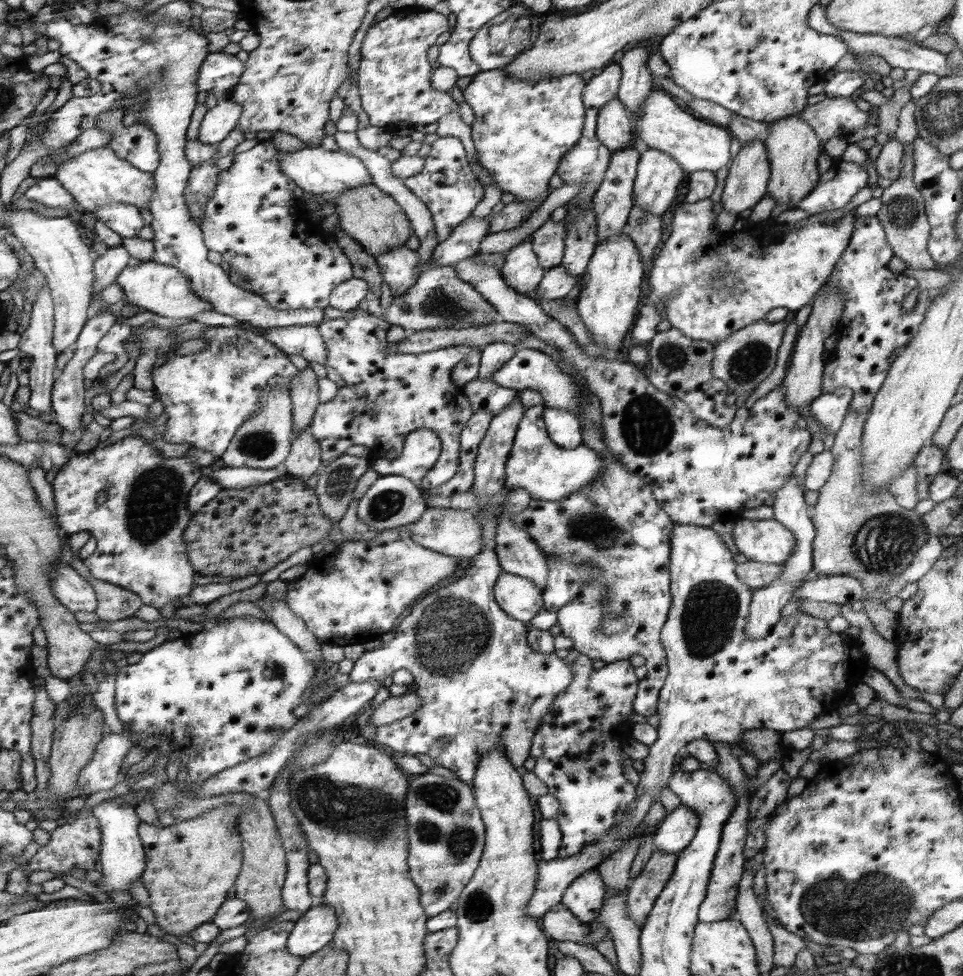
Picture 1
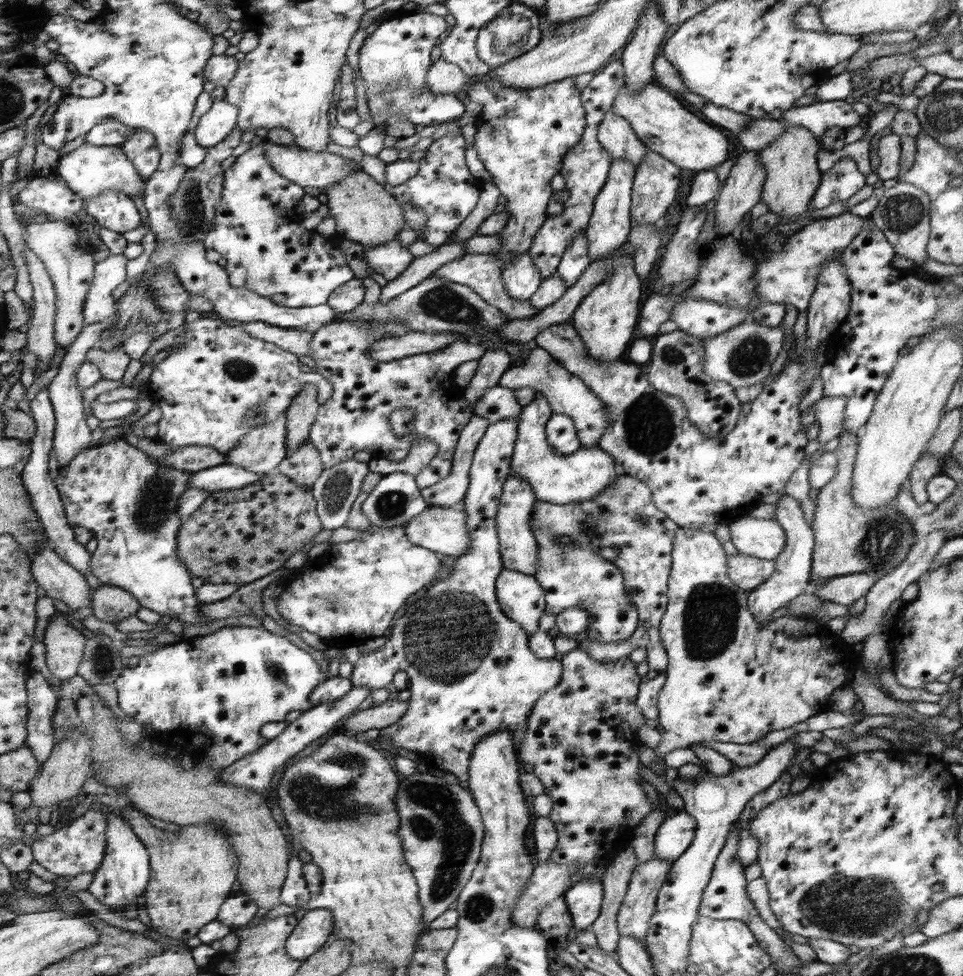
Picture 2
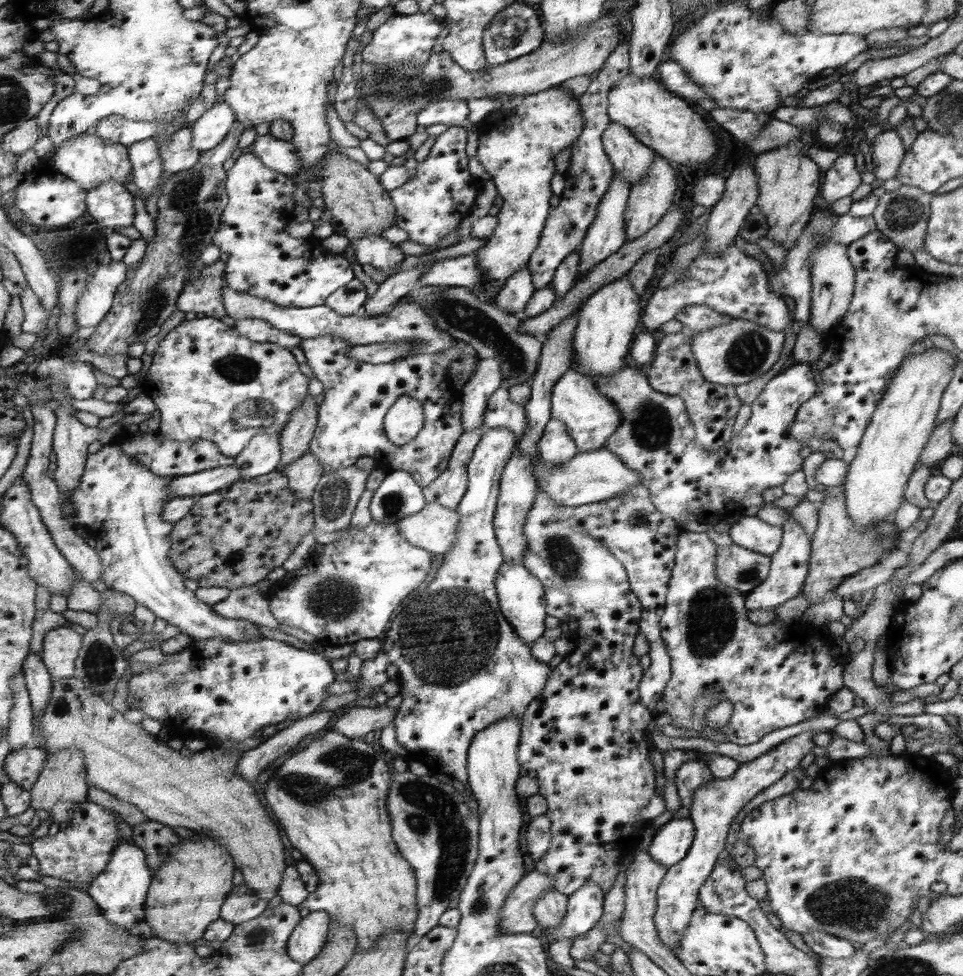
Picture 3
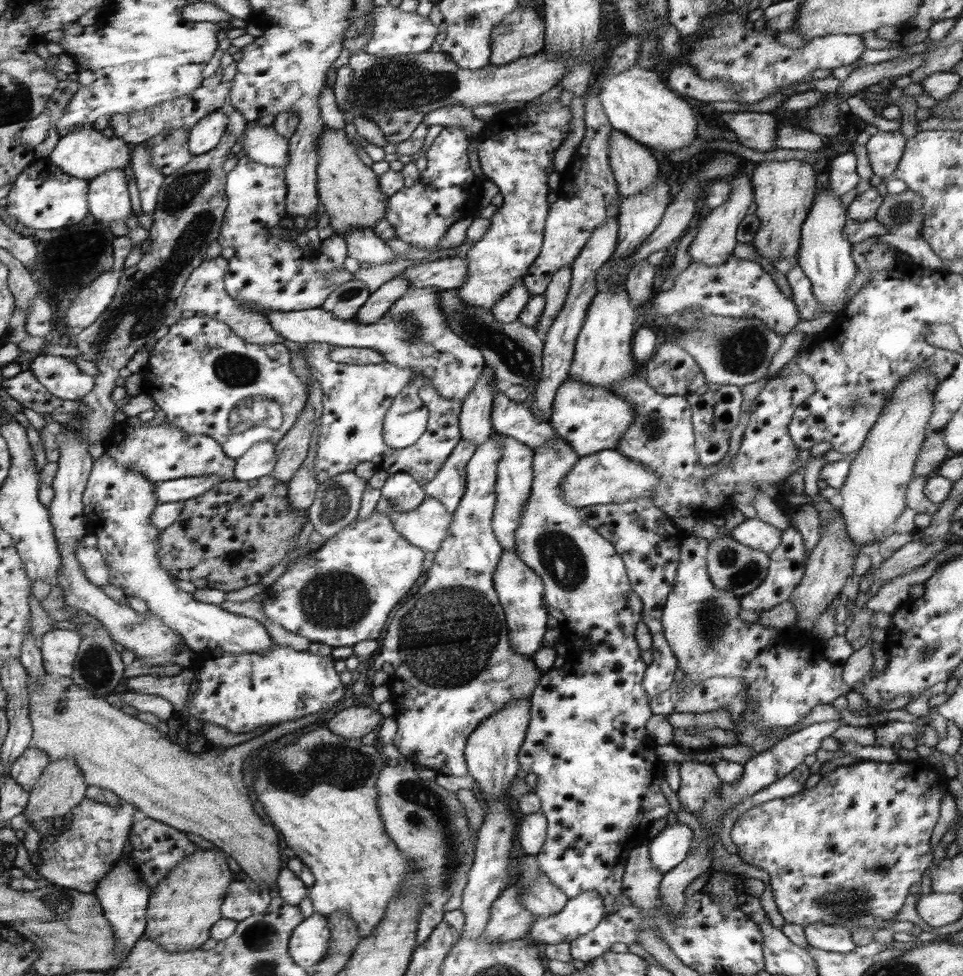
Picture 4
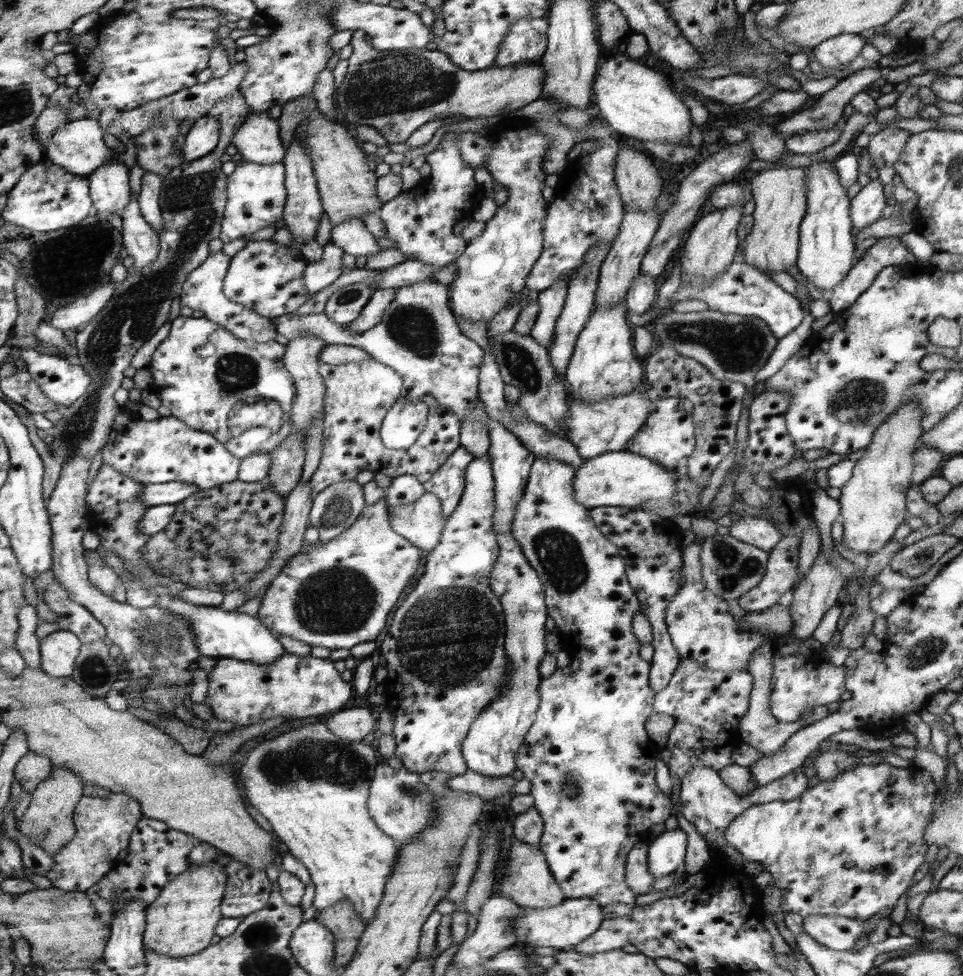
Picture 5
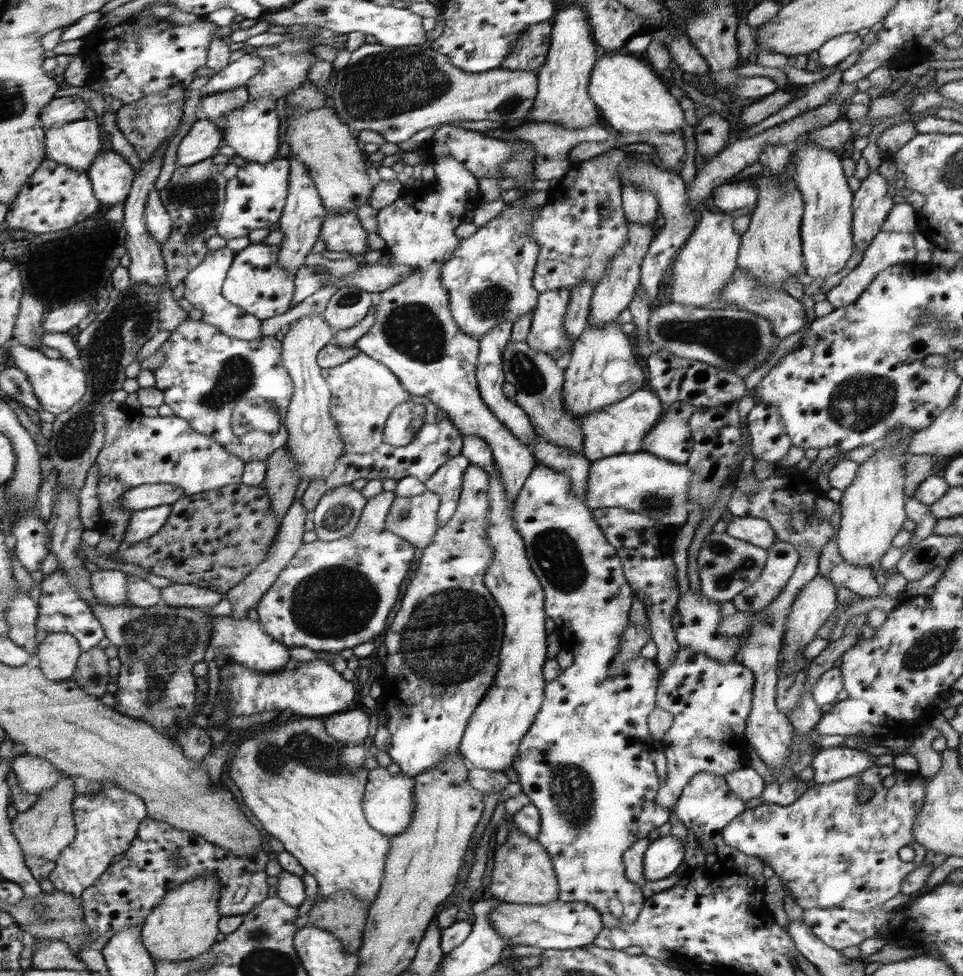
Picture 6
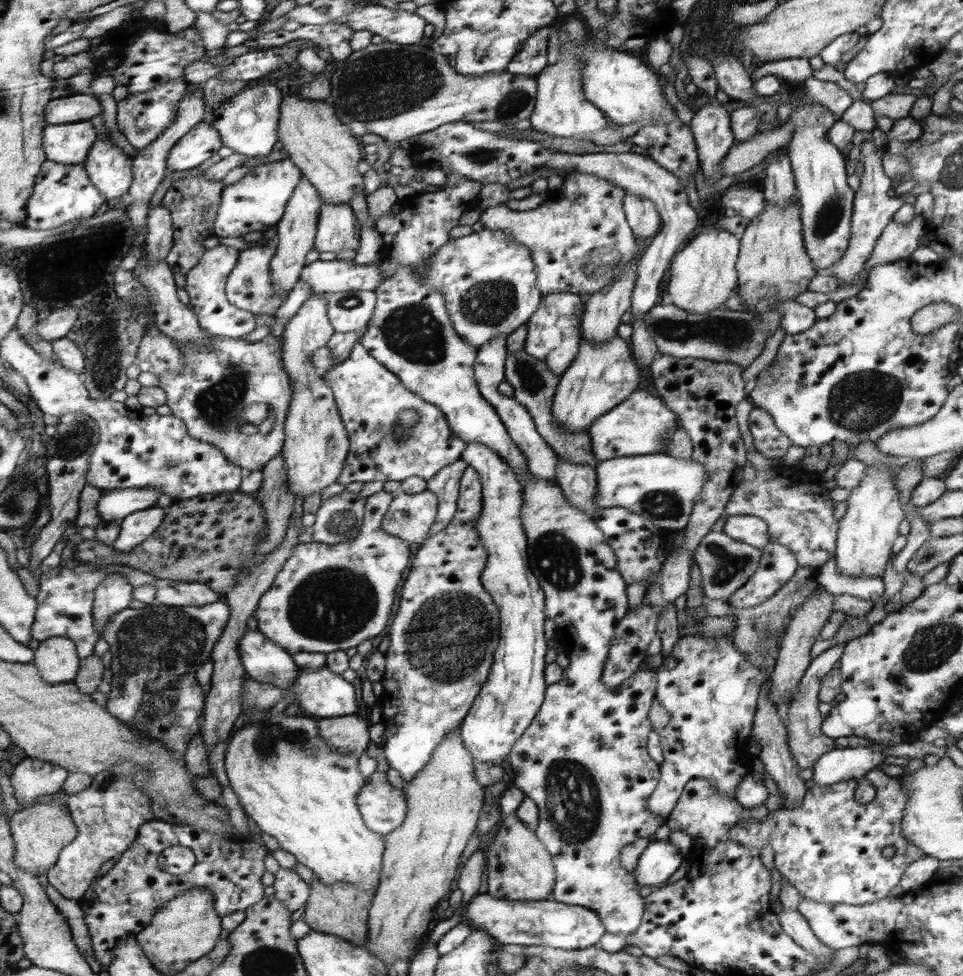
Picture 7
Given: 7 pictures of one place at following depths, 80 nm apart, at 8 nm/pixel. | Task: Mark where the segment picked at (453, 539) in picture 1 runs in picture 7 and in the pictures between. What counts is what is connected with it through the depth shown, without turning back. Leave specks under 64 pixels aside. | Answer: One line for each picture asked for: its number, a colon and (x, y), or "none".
2: (442, 530)
3: (434, 528)
4: (426, 527)
5: (421, 521)
6: (414, 518)
7: (409, 517)

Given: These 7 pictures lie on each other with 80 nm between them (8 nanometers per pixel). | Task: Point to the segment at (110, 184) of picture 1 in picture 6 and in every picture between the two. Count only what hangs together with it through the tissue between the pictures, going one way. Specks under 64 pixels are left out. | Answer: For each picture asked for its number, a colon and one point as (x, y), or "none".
2: (89, 170)
3: (88, 160)
4: (86, 153)
5: (78, 146)
6: (76, 145)

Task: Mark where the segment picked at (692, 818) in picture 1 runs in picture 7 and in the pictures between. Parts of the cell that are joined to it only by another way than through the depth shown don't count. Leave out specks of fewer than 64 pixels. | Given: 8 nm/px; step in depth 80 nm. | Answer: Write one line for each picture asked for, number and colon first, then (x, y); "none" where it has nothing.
2: (675, 834)
3: (671, 841)
4: (672, 845)
5: (666, 853)
6: (663, 856)
7: (660, 860)

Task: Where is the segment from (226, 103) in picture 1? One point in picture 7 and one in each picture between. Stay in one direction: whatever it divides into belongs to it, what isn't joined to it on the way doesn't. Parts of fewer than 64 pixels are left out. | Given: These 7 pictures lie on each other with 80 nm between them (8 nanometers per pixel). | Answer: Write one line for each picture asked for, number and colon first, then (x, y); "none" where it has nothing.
2: (216, 124)
3: (210, 129)
4: (208, 132)
5: (203, 137)
6: (204, 139)
7: (204, 141)

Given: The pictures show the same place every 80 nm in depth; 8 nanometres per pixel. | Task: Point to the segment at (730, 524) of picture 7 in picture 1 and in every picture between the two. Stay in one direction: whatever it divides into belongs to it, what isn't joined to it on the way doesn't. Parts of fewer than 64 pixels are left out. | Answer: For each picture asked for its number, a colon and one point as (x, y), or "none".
1: (767, 541)
2: (760, 538)
3: (749, 532)
4: (754, 533)
5: (756, 531)
6: (757, 531)

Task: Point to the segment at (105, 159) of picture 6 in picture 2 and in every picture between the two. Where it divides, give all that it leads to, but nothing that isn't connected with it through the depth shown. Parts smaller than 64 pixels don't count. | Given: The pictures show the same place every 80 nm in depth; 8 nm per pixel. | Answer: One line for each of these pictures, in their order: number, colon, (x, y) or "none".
2: (113, 210)
3: (112, 206)
4: (109, 201)
5: (109, 186)

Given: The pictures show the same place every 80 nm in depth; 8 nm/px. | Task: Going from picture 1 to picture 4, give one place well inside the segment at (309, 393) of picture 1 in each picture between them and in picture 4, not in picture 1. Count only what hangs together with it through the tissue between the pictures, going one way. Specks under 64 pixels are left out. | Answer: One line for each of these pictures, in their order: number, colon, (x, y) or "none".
2: (301, 414)
3: (295, 438)
4: (292, 449)

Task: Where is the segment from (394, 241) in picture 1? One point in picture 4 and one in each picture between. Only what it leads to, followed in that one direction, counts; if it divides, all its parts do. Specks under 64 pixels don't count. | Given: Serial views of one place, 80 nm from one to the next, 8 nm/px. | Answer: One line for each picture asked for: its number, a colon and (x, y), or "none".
2: (365, 212)
3: (360, 207)
4: (349, 189)

